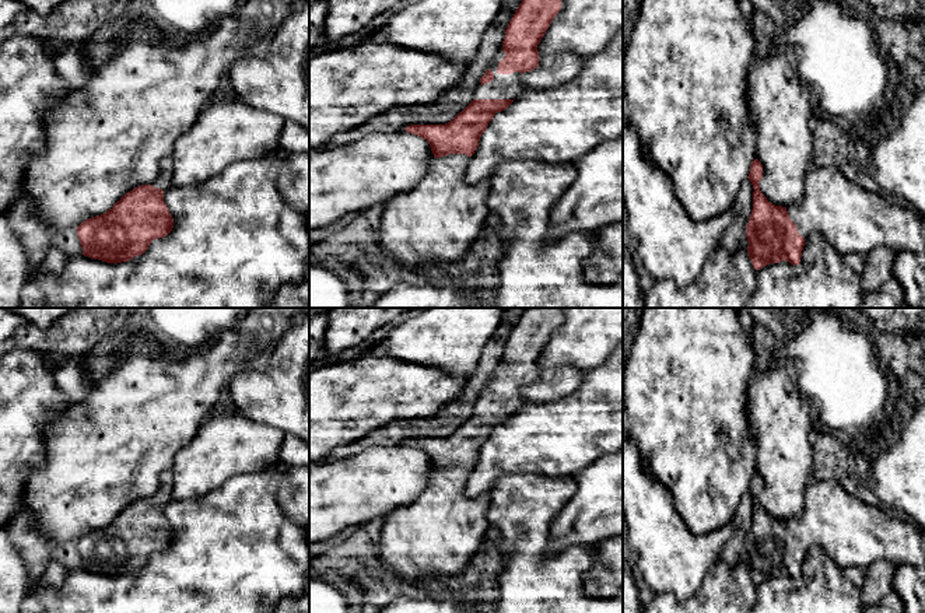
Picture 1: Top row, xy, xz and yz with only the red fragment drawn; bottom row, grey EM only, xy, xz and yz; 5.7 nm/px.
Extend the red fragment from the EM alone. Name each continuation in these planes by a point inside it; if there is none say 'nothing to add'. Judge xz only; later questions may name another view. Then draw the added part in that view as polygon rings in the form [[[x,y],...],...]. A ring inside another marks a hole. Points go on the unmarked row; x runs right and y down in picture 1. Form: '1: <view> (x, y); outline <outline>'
1: xz (504, 399); outline [[[501,362],[490,376],[490,383],[494,386],[494,393],[484,399],[479,396],[473,406],[473,413],[519,413],[526,407],[526,400],[521,392],[521,386],[498,388],[498,376],[504,372],[505,367]]]
2: xz (437, 535); outline [[[449,467],[437,472],[428,487],[410,504],[402,505],[383,516],[376,556],[386,571],[406,582],[416,584],[431,577],[462,574],[477,553],[491,528],[487,519],[490,493],[467,495],[466,467]]]

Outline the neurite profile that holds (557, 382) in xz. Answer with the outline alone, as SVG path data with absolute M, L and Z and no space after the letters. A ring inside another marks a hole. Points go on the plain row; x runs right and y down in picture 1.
M539 367L539 379L521 388L529 404L556 403L574 393L584 382L588 371L574 367Z

